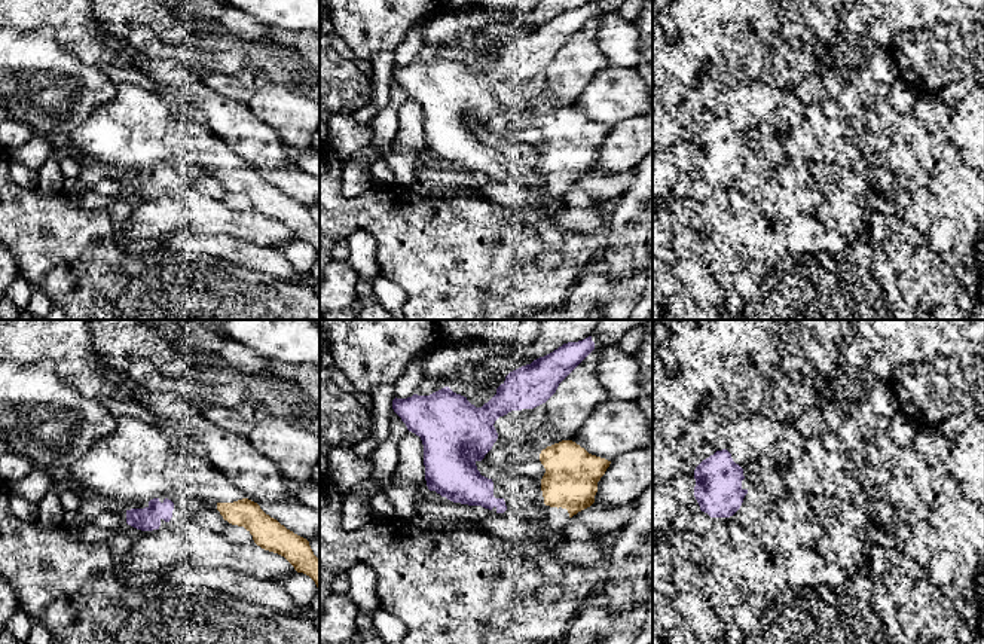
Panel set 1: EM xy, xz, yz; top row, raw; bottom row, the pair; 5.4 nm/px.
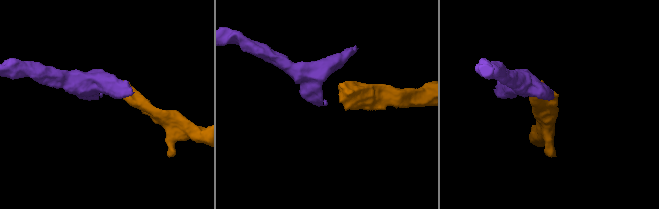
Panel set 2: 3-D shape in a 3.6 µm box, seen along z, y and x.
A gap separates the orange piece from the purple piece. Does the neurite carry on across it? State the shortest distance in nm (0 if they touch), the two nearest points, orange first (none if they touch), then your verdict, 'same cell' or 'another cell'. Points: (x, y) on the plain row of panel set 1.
200 nm | xz (543, 162), (506, 173) | another cell

